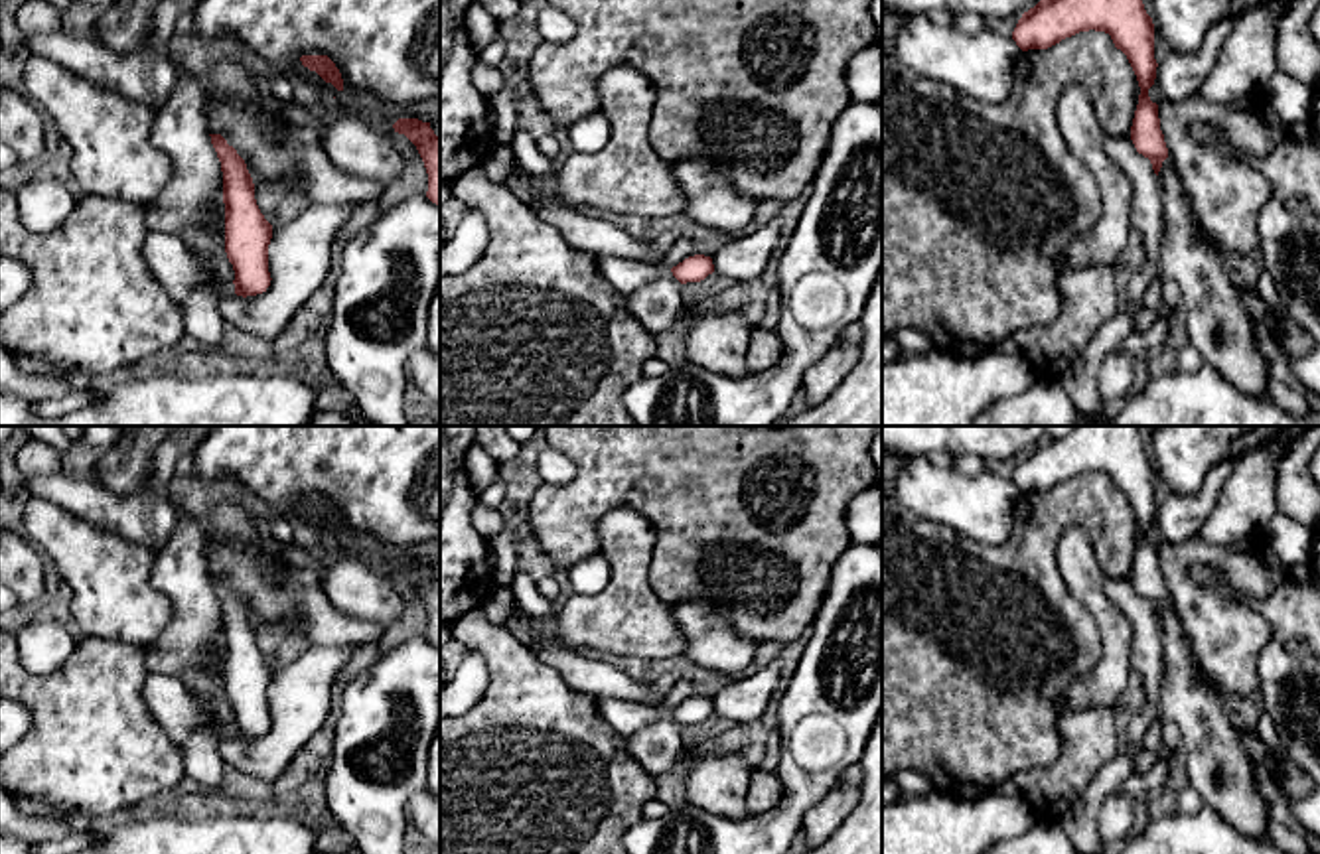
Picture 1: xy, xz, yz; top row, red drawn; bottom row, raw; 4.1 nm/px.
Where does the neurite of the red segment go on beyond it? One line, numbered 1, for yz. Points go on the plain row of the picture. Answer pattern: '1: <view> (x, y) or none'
1: none

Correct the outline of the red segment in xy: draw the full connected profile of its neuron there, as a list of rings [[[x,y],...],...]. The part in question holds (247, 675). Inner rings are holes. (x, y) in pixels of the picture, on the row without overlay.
[[[209,576],[223,613],[225,694],[235,722],[219,722],[201,712],[185,686],[162,673],[150,673],[142,696],[172,744],[182,749],[183,771],[203,791],[217,791],[225,777],[219,744],[225,738],[257,738],[270,728],[268,686],[272,667],[255,641],[255,625],[245,602],[221,576]]]

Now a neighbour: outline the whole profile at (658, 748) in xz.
[[[663,714],[625,738],[629,755],[653,777],[677,769],[685,755],[681,724]]]

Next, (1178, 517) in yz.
[[[1231,462],[1217,463],[1194,495],[1170,493],[1156,509],[1156,521],[1162,540],[1184,542],[1200,531],[1210,517],[1215,501],[1231,473]]]

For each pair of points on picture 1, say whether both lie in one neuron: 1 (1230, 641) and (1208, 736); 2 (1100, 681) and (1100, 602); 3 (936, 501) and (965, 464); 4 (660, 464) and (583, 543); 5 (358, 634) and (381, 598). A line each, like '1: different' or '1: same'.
1: different
2: same
3: different
4: same
5: different

